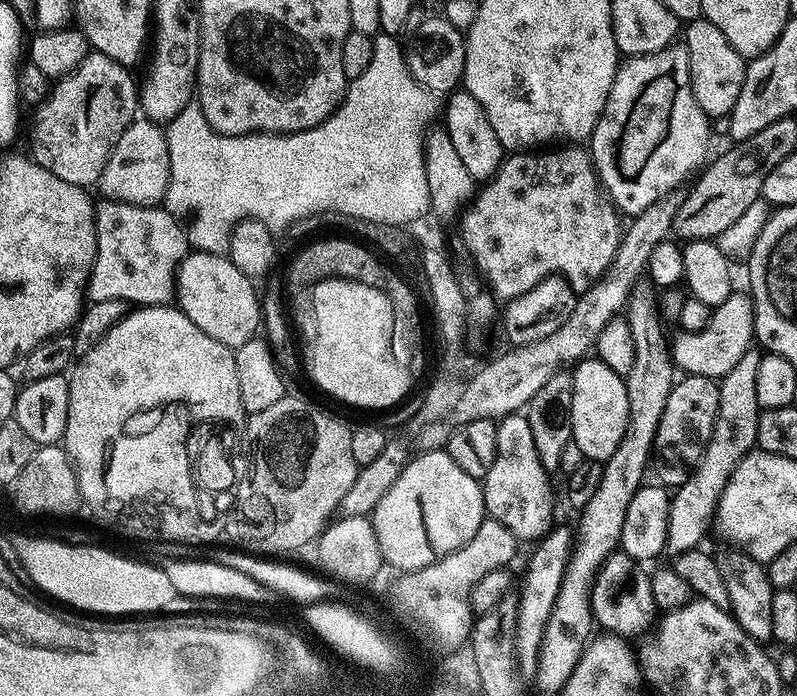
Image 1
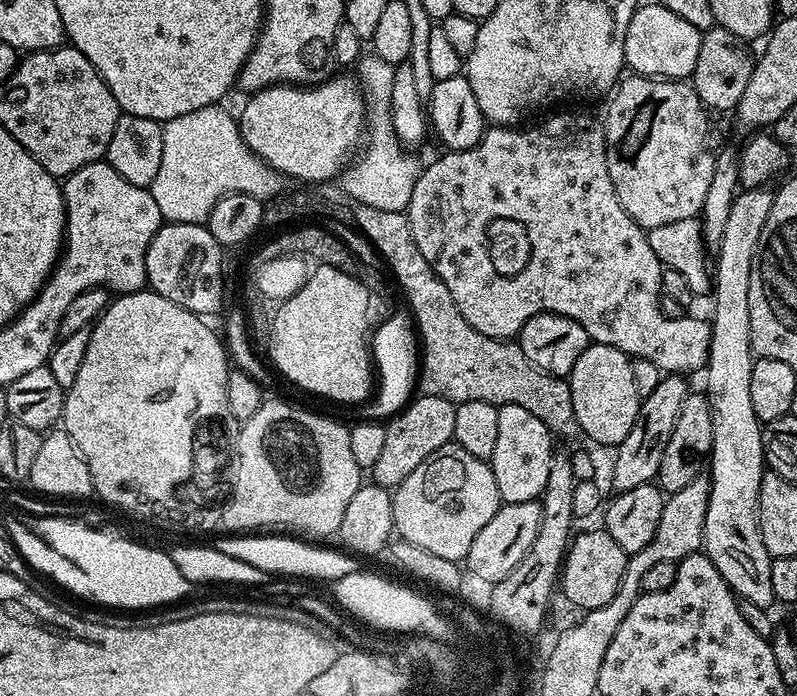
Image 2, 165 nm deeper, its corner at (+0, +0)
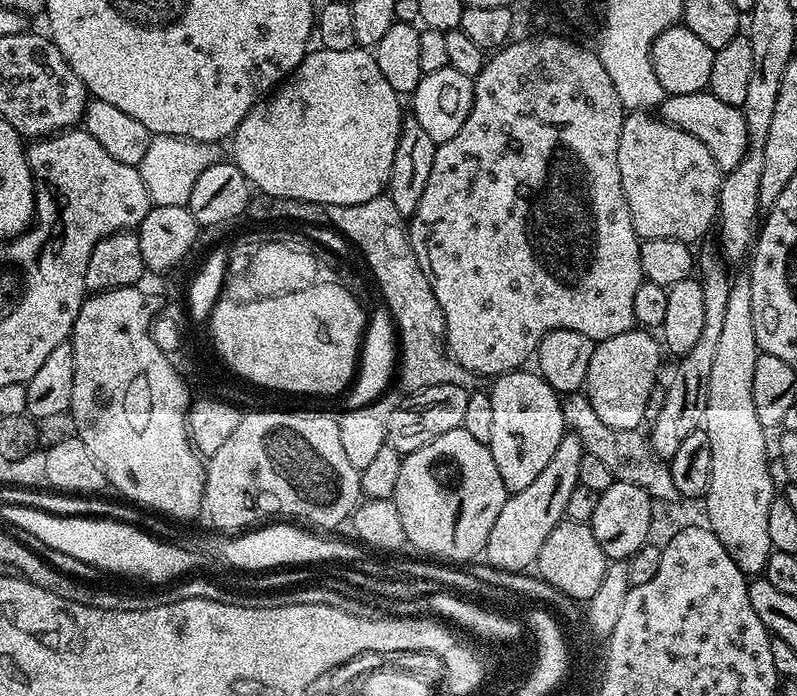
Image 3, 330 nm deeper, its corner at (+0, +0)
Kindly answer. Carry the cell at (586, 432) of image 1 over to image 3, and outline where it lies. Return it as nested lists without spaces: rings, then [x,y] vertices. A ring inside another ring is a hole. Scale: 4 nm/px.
[[[633,330],[614,334],[614,338],[606,338],[596,344],[594,354],[590,358],[590,370],[586,370],[583,391],[588,397],[590,406],[606,426],[614,426],[614,430],[637,430],[641,427],[640,423],[645,423],[648,415],[648,403],[650,394],[658,386],[656,371],[660,368],[660,352],[662,344],[656,340],[651,331]]]

